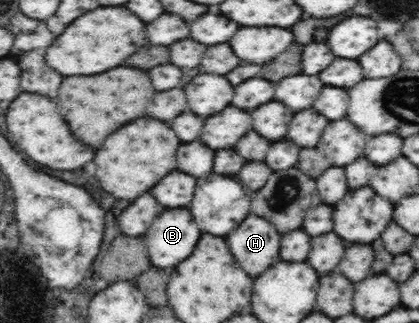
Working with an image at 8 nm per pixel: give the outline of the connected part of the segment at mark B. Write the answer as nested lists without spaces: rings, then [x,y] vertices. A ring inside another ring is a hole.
[[[174,208],[162,212],[146,232],[148,254],[154,266],[168,268],[186,260],[198,244],[198,230],[190,210]]]

